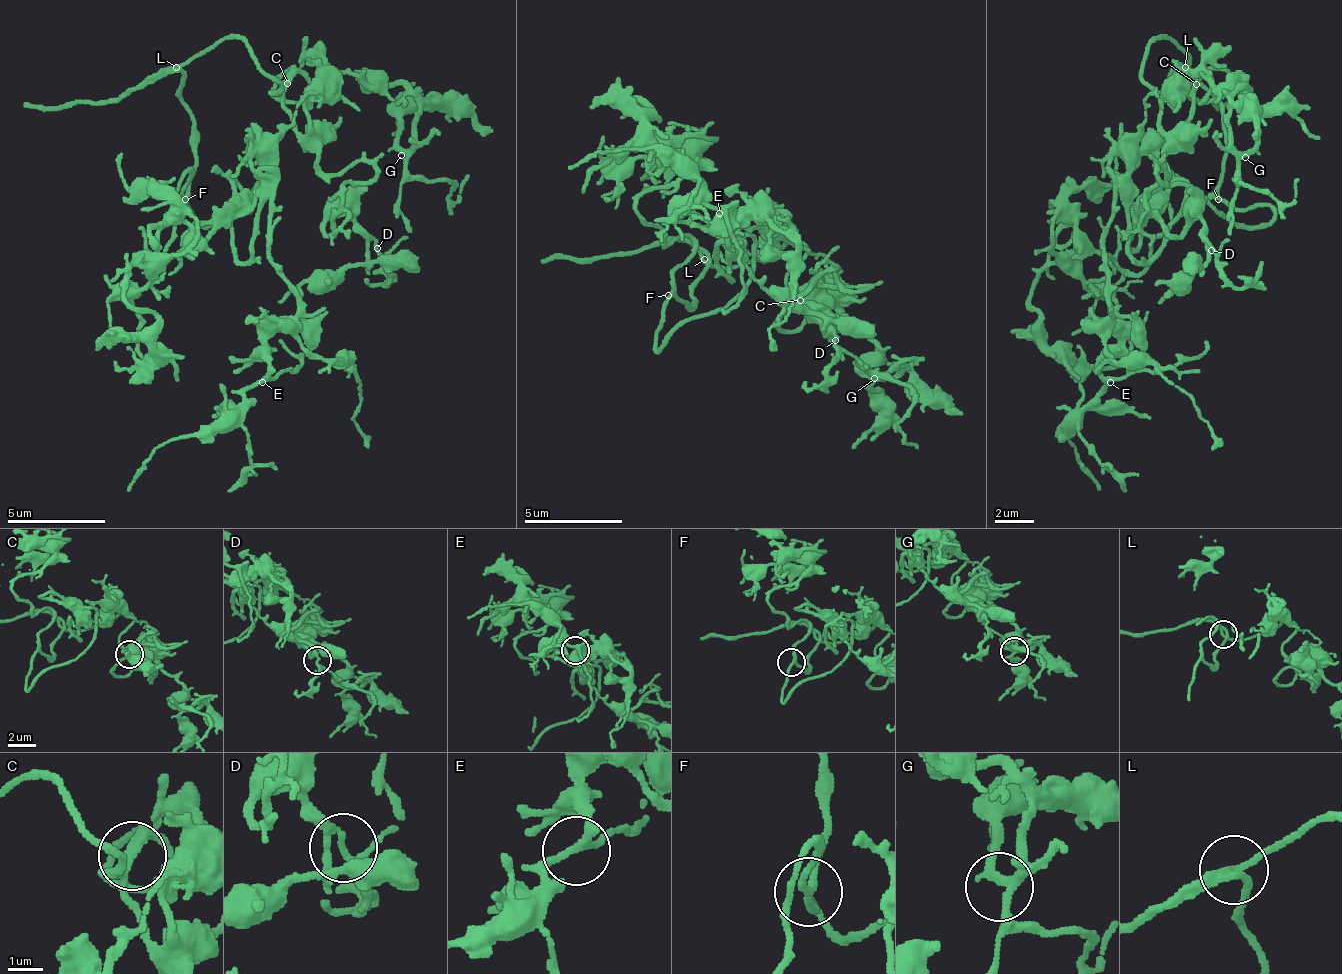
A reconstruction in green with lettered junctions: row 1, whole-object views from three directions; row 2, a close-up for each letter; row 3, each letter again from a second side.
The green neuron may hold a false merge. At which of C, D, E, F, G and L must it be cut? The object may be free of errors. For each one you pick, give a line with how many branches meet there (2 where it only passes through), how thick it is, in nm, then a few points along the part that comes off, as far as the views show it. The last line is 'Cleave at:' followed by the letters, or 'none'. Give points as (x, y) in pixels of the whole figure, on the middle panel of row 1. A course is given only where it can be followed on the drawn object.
Cleave at: none

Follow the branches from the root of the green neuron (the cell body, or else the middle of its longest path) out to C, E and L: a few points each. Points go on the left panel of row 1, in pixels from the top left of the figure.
C: (178, 91), (182, 67), (227, 38), (241, 38), (279, 82), (270, 92), (286, 81)
E: (178, 91), (197, 135), (186, 209), (217, 223), (258, 185), (270, 264), (298, 298), (267, 342), (262, 382)
L: (178, 91), (176, 86), (183, 77), (176, 67)

